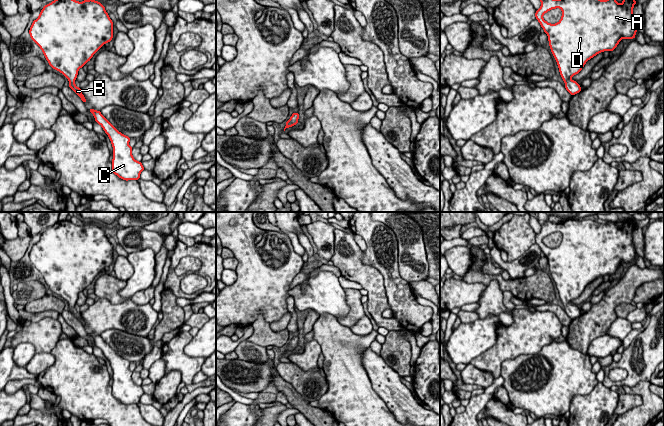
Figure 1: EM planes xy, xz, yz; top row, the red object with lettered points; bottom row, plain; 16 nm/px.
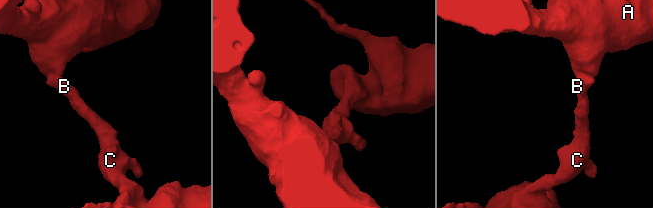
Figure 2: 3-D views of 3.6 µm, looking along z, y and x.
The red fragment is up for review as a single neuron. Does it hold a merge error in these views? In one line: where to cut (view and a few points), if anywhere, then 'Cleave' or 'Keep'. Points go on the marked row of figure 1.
No split. Keep

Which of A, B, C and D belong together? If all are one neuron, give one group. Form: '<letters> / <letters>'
A B C D

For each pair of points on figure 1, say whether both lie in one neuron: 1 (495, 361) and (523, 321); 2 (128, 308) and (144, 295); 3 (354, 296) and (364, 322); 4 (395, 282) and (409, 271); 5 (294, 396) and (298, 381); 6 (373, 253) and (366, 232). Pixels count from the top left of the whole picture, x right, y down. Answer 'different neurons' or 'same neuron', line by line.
1: same neuron
2: different neurons
3: different neurons
4: different neurons
5: different neurons
6: same neuron

